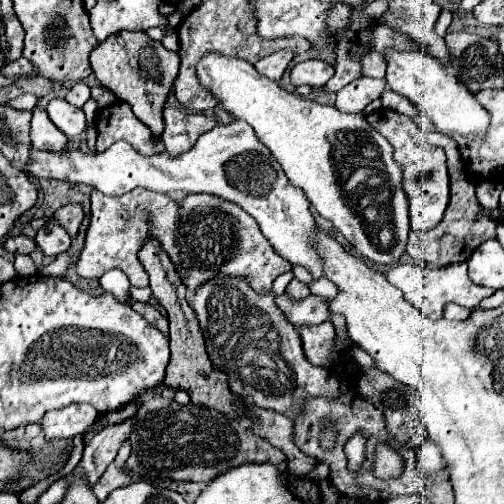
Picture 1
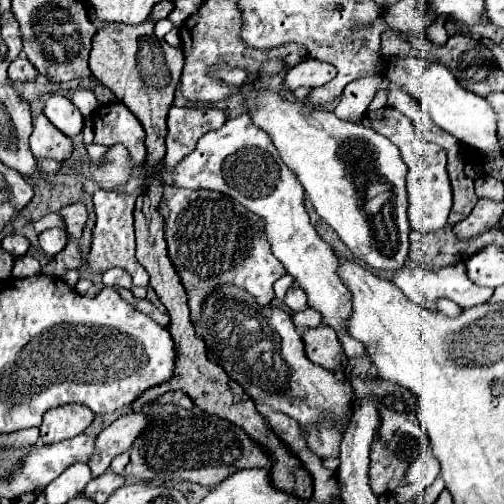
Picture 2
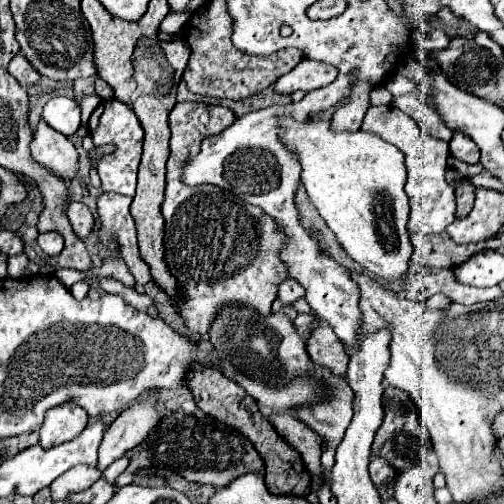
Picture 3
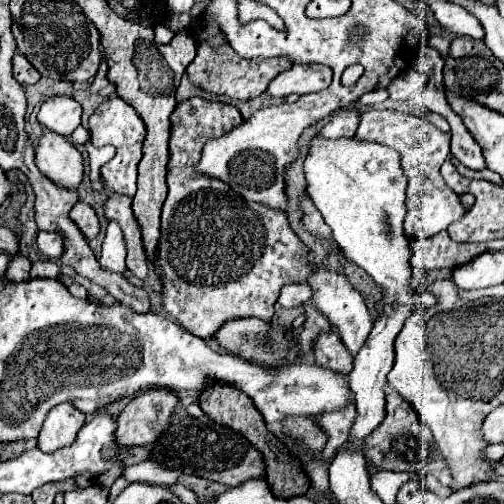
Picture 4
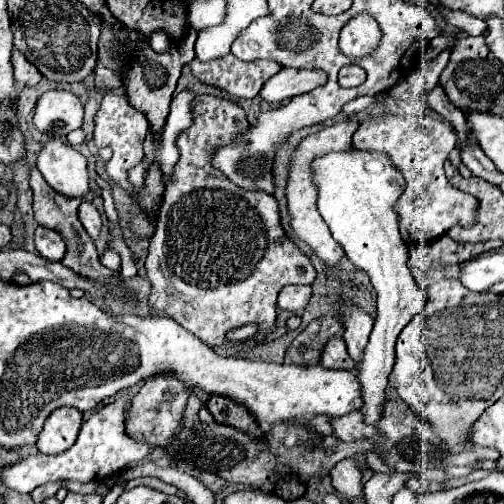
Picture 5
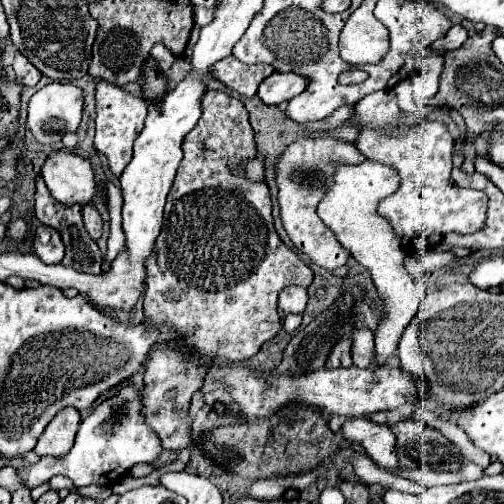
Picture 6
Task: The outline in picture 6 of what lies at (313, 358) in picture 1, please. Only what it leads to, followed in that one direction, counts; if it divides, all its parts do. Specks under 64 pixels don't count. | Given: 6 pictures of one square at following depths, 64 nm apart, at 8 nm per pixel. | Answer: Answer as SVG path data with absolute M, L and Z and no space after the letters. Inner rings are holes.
M344 338L332 348L326 368L348 368L348 366L352 366L352 340Z

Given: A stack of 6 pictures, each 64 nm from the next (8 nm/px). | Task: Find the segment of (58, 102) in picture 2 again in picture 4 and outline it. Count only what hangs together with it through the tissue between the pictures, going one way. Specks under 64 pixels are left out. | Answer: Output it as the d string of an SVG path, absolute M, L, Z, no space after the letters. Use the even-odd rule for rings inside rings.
M50 96L44 100L38 112L38 122L62 136L70 136L80 126L82 106L70 96Z

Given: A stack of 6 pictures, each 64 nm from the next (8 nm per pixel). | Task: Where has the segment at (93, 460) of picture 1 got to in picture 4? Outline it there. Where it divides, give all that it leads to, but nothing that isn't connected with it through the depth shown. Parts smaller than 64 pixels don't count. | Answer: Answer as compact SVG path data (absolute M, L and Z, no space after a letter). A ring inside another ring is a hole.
M150 388L144 390L142 394L138 394L136 398L132 398L126 408L120 412L118 416L118 428L116 428L116 440L118 444L126 444L126 446L148 446L152 442L156 442L162 432L168 428L168 424L172 422L172 414L176 410L180 402L180 396L176 390L172 388Z

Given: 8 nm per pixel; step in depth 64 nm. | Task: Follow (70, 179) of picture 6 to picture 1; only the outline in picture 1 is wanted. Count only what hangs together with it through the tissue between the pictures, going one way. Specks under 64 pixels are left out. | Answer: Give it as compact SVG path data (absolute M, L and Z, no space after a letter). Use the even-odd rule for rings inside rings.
M46 110L32 112L32 128L30 128L32 148L46 152L62 152L68 150L68 138L52 124Z

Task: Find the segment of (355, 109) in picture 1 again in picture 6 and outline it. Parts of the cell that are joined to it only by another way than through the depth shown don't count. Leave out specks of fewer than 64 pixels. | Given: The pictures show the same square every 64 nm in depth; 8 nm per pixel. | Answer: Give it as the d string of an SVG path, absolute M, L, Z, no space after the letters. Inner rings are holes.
M302 138L290 144L274 164L280 220L284 224L284 230L292 240L296 252L306 254L314 264L326 270L342 268L352 254L336 240L336 234L320 220L316 208L324 198L324 188L332 184L332 172L336 172L336 164L360 164L360 160L366 160L366 156L354 144L338 142L332 138Z

